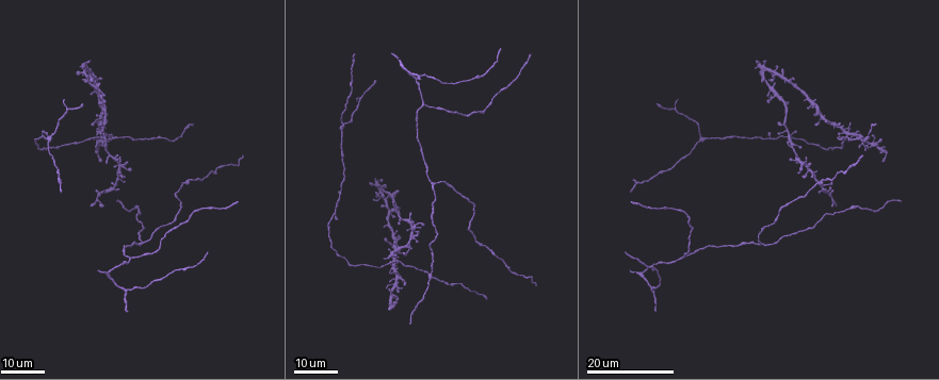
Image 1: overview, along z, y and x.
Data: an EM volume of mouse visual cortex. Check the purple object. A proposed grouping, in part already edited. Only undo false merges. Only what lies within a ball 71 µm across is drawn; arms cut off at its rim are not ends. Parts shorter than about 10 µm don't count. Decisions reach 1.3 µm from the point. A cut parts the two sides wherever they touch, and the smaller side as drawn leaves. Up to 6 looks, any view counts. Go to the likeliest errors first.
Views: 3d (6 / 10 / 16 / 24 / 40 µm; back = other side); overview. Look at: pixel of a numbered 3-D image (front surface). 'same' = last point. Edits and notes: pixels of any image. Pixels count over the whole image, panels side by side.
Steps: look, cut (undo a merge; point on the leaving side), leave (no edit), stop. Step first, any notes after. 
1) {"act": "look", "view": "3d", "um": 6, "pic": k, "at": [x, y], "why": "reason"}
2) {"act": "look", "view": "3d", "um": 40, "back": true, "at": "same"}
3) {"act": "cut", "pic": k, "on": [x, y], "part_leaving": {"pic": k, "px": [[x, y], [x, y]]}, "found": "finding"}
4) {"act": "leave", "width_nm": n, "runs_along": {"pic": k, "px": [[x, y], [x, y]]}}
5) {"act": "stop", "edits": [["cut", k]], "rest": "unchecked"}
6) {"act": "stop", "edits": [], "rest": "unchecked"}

{"act": "look", "view": "3d", "um": 24, "pic": 1, "at": [390, 262], "why": "arms part here"}

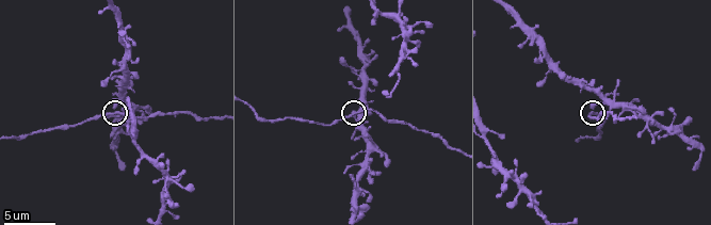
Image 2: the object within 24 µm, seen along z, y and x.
{"act": "look", "view": "3d", "um": 6, "pic": 2, "at": [594, 112]}

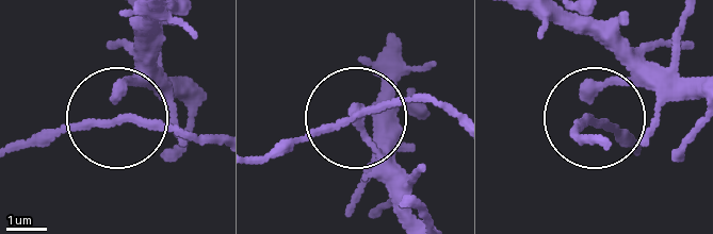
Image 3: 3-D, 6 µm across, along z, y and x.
{"act": "look", "view": "3d", "um": 6, "back": true, "pic": 3, "at": [117, 119]}

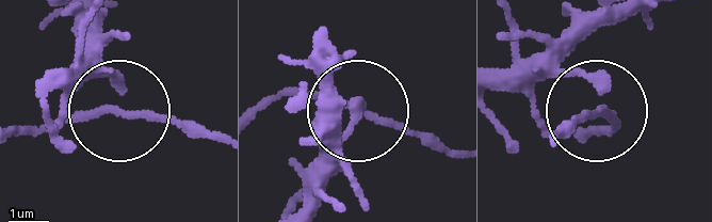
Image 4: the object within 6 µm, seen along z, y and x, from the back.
{"act": "leave", "arms": 3, "found": "all the same neuron"}

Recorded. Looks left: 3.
{"act": "look", "view": "3d", "um": 24, "pic": 1, "at": [133, 258], "why": "three-way junction"}

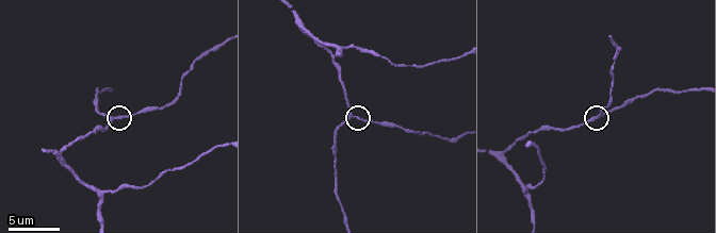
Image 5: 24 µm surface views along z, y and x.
{"act": "look", "view": "3d", "um": 10, "pic": 5, "at": [353, 117]}

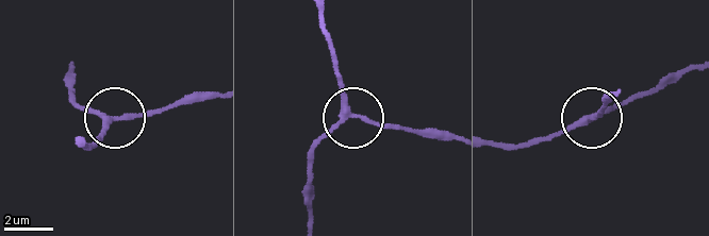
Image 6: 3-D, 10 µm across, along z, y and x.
{"act": "look", "view": "3d", "um": 10, "back": true, "pic": 6, "at": [121, 117]}

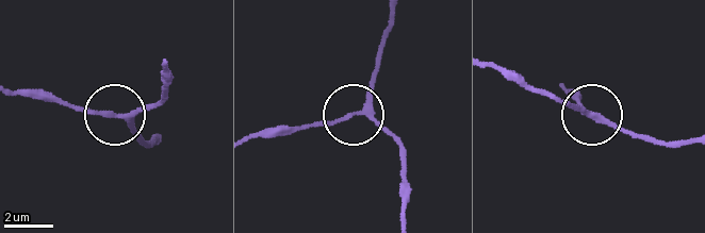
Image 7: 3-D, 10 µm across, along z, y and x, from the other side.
{"act": "leave", "width_nm": 210, "runs_along": {"pic": 7, "px": [[405, 215], [403, 154], [367, 117], [356, 112], [284, 130]]}, "found": "continuous, no second neuron"}

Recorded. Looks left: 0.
{"act": "stop", "edits": [], "rest": "unchecked"}

